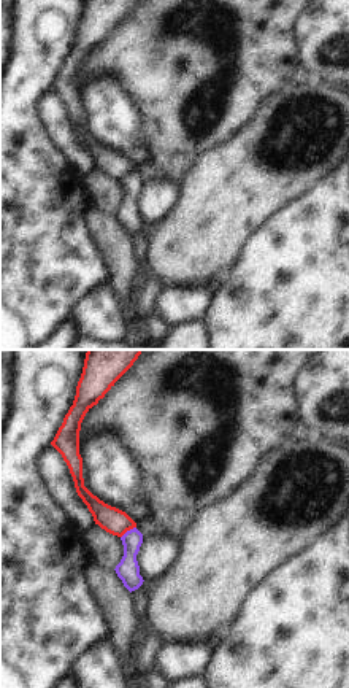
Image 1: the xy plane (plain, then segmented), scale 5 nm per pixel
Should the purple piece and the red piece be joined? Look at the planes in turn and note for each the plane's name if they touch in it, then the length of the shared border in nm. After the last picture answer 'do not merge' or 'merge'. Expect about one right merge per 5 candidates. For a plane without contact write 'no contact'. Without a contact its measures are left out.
contact in xy; length 100 nm

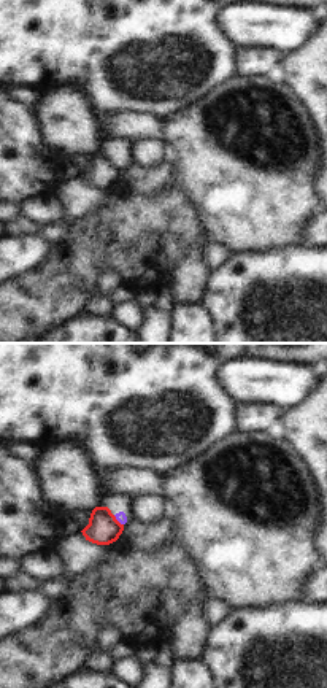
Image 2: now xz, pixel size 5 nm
contact in xz; length 80 nm

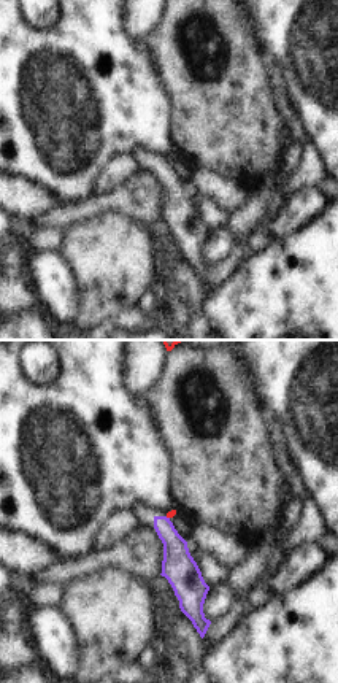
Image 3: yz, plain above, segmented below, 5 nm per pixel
contact in yz; length 30 nm

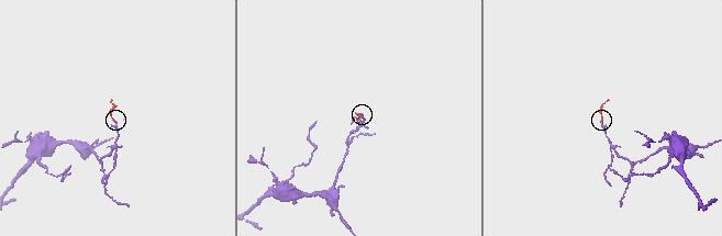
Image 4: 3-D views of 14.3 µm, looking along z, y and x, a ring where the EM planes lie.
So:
do not merge

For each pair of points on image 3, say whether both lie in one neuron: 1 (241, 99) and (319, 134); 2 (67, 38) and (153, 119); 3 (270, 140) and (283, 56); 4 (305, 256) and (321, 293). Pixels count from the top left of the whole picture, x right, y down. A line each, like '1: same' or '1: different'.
1: different
2: same
3: different
4: same

